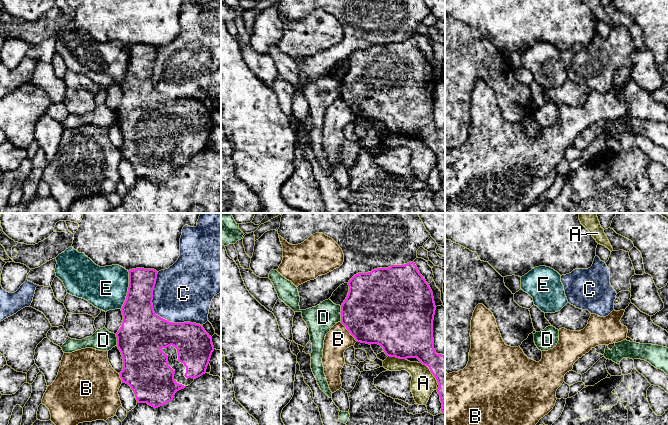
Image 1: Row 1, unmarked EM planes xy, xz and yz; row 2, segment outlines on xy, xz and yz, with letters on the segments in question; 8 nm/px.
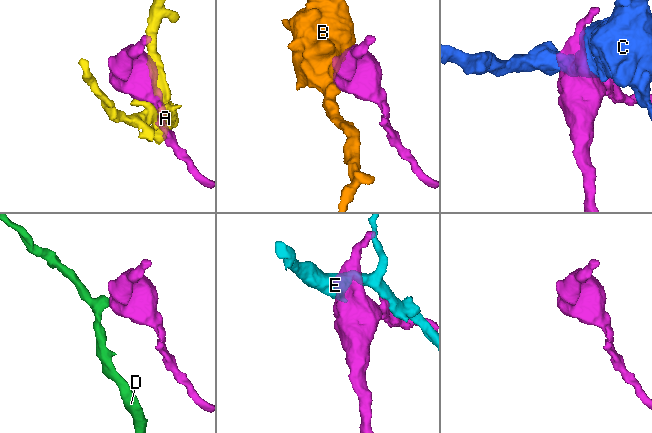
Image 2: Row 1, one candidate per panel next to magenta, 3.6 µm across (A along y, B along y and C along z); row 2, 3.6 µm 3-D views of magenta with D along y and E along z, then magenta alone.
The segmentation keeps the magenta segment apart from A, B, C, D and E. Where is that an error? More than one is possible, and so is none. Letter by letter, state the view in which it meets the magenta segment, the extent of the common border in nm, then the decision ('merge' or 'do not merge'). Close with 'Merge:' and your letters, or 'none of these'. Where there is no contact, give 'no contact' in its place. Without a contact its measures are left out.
A: meets magenta in xz; contact 150 nm long; do not merge
B: meets magenta in xz; contact 220 nm long; do not merge
C: meets magenta in xy; contact 550 nm long; do not merge
D: meets magenta in xz; contact 120 nm long; do not merge
E: meets magenta in xy; contact 320 nm long; do not merge
Merge: none of these

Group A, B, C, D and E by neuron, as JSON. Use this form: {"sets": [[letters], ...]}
{"sets": [["A"], ["B"], ["C"], ["D"], ["E"]]}

